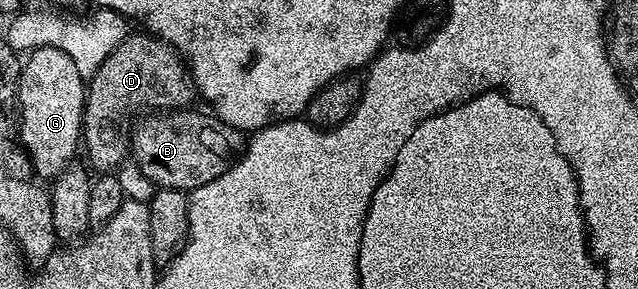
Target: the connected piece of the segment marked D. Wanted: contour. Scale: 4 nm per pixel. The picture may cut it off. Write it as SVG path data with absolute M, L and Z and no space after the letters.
M130 33L88 81L84 112L84 155L86 151L85 162L98 173L117 172L117 167L131 154L128 136L137 107L186 109L196 99L192 76L177 50L156 35L138 34L142 35Z

